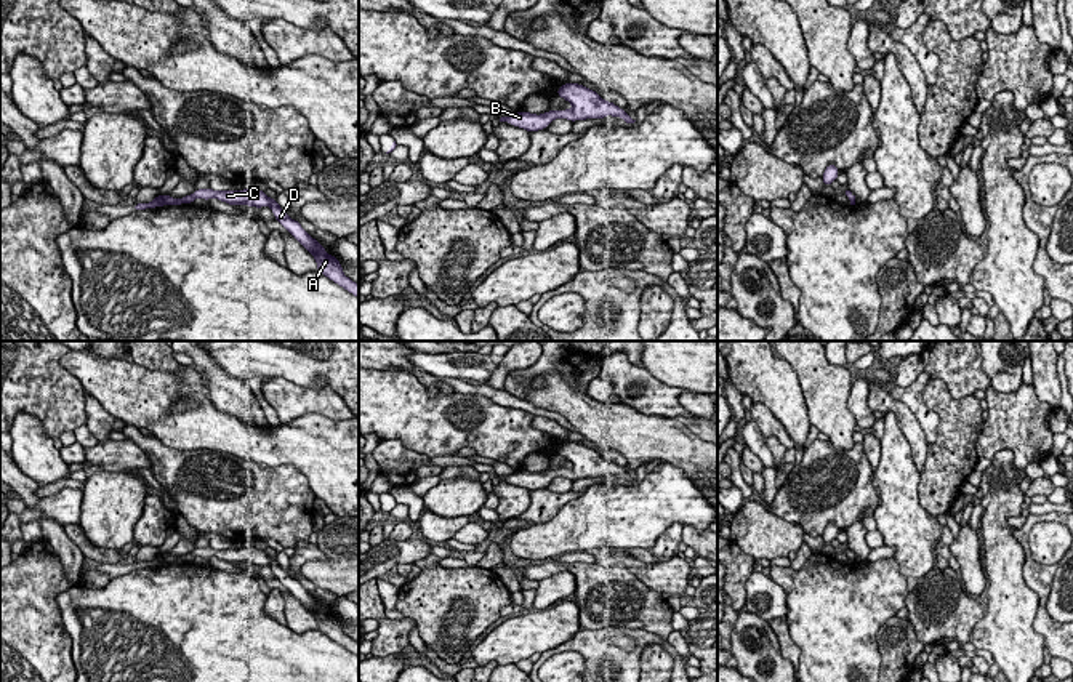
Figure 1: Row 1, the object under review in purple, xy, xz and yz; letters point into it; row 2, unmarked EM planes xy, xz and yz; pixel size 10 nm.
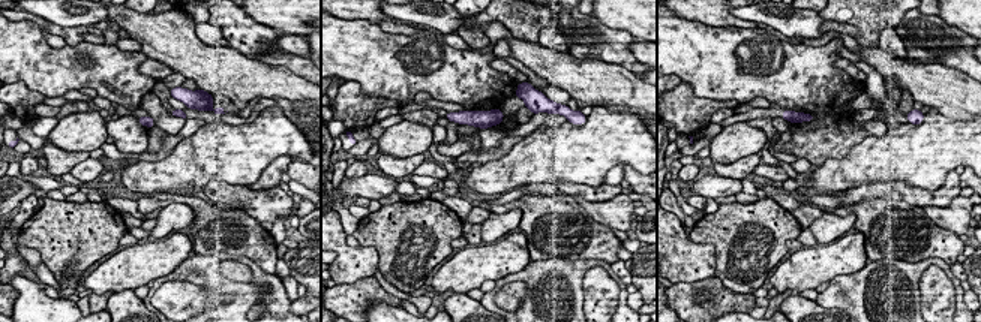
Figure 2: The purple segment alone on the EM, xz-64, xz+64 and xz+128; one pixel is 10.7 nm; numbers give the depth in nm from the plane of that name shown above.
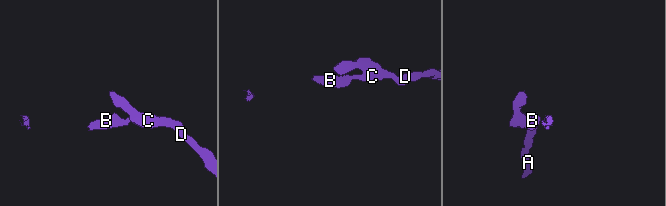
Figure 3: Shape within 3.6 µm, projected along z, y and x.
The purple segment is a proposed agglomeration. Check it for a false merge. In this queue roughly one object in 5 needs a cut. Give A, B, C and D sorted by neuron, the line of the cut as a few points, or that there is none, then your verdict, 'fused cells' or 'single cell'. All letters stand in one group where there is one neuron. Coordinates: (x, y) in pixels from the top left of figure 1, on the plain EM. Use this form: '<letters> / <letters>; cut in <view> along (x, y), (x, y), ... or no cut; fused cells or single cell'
A B C D; no cut; single cell

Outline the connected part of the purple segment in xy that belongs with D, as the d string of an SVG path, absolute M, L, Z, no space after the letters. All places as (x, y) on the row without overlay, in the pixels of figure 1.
M211 546L197 548L191 554L173 557L171 554L157 554L152 560L135 562L135 570L157 567L163 564L183 564L194 562L195 557L218 557L229 564L250 564L255 567L269 565L274 576L314 615L317 621L317 629L328 636L336 644L348 648L351 653L359 656L359 644L344 634L341 621L330 612L325 610L325 605L312 597L303 584L291 578L277 562L275 557L269 557L264 549L242 548L242 549L213 549Z

